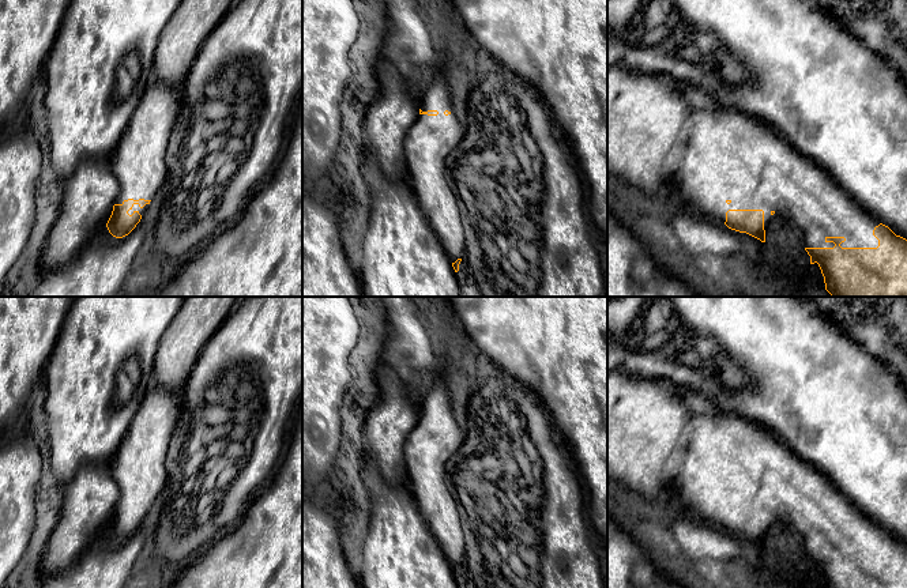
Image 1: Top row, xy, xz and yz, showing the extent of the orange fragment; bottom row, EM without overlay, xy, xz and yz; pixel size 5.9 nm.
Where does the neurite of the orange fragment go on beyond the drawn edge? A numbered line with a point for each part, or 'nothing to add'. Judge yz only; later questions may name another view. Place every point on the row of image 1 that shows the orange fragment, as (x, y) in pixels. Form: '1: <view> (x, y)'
1: yz (663, 136)

